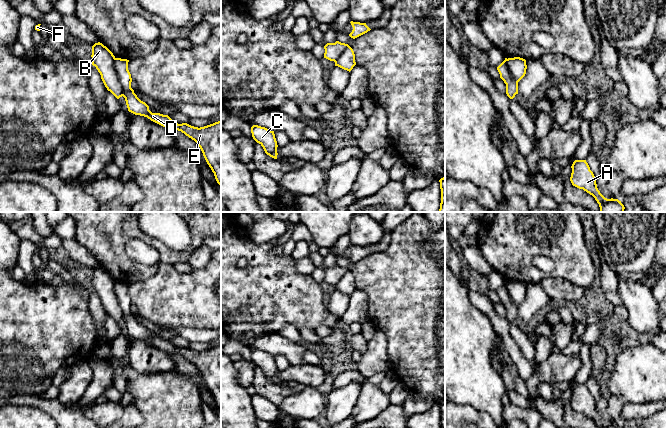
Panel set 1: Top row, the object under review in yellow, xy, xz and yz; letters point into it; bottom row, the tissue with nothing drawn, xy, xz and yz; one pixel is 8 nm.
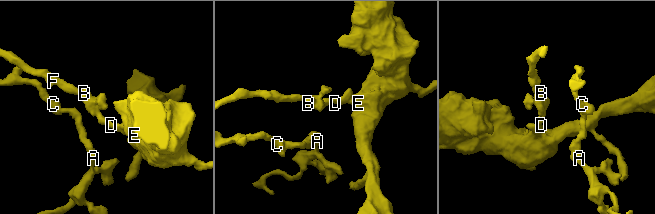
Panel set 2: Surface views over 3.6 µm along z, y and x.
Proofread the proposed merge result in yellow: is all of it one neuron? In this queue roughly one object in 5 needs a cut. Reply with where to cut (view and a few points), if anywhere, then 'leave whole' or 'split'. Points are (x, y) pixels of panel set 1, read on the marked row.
cut in xy along (114, 58), (114, 70), (123, 95); split

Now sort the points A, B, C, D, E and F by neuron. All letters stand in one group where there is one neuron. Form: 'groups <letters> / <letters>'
groups A B C F / D E

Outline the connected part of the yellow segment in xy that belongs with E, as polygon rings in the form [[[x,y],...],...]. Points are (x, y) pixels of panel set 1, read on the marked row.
[[[115,58],[114,61],[115,71],[121,83],[128,111],[135,115],[147,117],[167,129],[181,131],[194,140],[214,173],[217,183],[221,185],[221,121],[198,128],[187,123],[178,124],[168,115],[152,113],[149,106],[141,101],[131,88],[132,78],[128,70],[128,62],[129,60],[121,58]]]

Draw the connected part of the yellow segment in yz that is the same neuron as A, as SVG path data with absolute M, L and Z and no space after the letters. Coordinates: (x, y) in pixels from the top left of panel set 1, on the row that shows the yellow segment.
M575 160L571 166L570 181L573 186L592 195L600 207L600 212L624 212L624 205L618 199L605 198L597 188L596 179L586 160Z

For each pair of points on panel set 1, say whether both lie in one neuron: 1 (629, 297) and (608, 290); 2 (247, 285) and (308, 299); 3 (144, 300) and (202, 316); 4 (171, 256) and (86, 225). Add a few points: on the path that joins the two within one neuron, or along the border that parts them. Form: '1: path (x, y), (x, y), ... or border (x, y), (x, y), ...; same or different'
1: border (617, 280), (617, 294), (622, 303); different
2: path (262, 292), (293, 298); same
3: path (158, 300), (186, 300), (188, 302); same
4: path (150, 241), (126, 225), (107, 225); same

